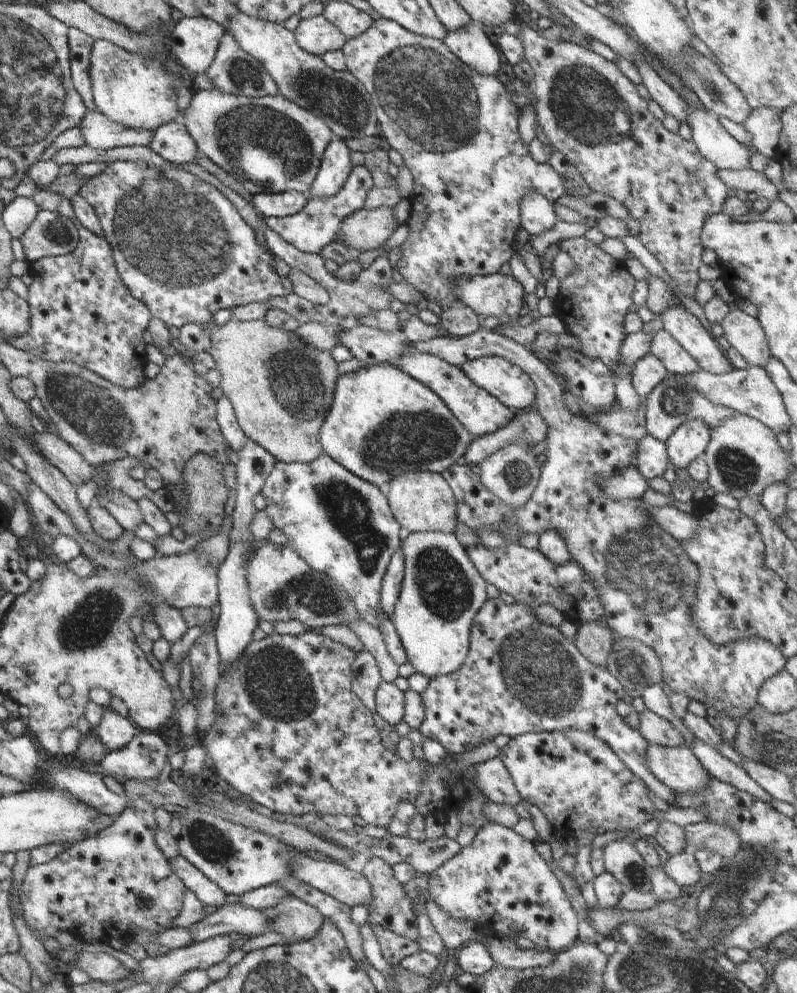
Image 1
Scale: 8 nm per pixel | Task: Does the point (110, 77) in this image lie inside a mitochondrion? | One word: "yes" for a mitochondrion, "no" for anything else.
yes

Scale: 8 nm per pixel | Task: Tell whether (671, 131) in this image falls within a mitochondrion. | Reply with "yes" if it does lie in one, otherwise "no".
no

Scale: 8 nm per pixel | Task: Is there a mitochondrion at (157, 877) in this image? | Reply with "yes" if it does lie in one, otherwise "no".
no

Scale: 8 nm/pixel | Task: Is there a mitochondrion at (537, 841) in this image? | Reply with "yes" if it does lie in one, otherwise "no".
no

